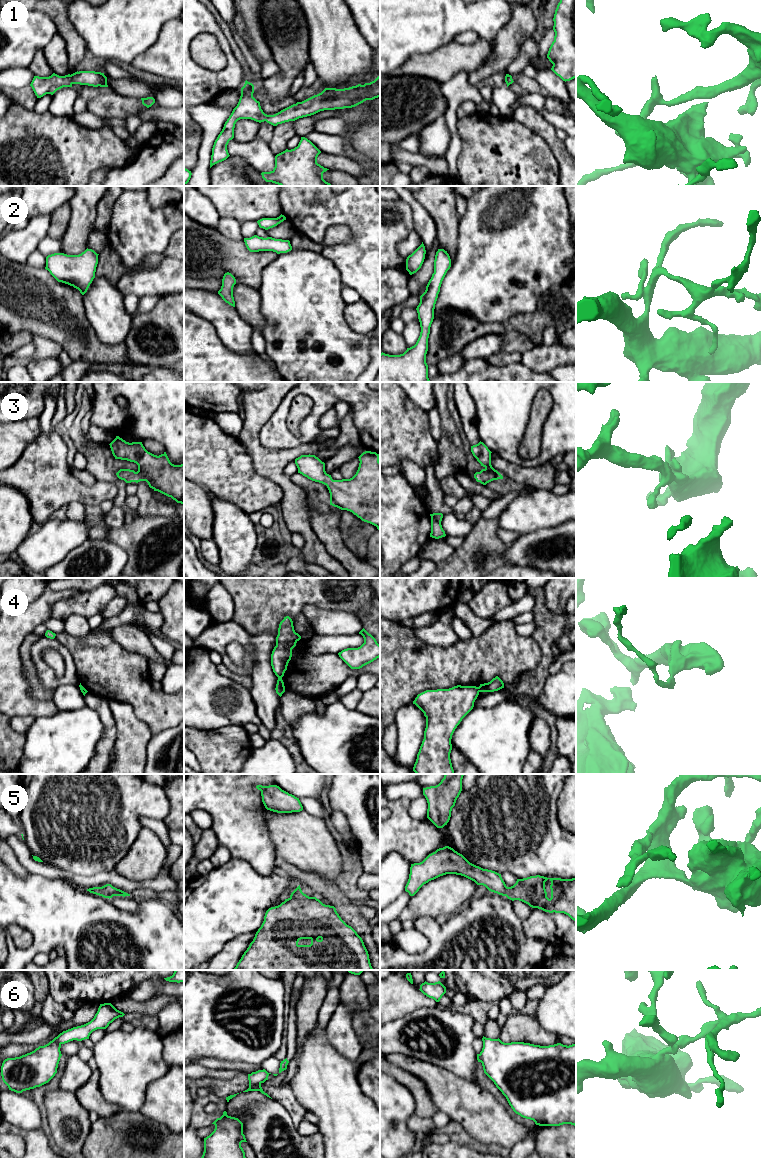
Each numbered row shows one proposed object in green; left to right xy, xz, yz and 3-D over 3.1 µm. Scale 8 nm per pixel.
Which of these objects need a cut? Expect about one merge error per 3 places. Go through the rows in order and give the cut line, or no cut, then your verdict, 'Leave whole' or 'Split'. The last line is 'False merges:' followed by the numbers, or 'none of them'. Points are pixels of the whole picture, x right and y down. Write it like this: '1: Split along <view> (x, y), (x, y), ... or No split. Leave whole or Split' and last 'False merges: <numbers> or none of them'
1: No split. Leave whole
2: No split. Leave whole
3: No split. Leave whole
4: Split along yz (478, 687), (480, 691). Split
5: No split. Leave whole
6: No split. Leave whole
False merges: 4

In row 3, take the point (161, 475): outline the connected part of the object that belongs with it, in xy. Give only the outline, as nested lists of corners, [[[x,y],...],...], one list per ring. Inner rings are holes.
[[[119,436],[109,444],[115,459],[138,465],[138,471],[120,469],[116,475],[126,483],[146,481],[150,488],[184,505],[184,463],[174,465],[166,452],[157,456],[148,452],[142,442],[126,442]]]

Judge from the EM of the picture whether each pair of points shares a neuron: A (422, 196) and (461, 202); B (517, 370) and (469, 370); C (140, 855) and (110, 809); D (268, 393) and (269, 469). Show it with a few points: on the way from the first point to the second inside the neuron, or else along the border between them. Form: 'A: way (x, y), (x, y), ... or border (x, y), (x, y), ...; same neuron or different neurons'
A: border (456, 196), (455, 211), (459, 217); different neurons
B: way (505, 371), (481, 371); same neuron
C: border (142, 826), (130, 849), (118, 862); different neurons
D: way (257, 412), (254, 420), (254, 447), (256, 450); same neuron

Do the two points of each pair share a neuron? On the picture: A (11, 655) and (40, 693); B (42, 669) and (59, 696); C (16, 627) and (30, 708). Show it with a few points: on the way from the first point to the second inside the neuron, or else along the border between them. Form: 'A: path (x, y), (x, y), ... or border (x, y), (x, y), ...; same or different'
A: border (19, 648), (23, 674), (29, 685), (30, 693); different
B: border (78, 685), (59, 685), (53, 691); different
C: path (10, 647), (10, 688); same

